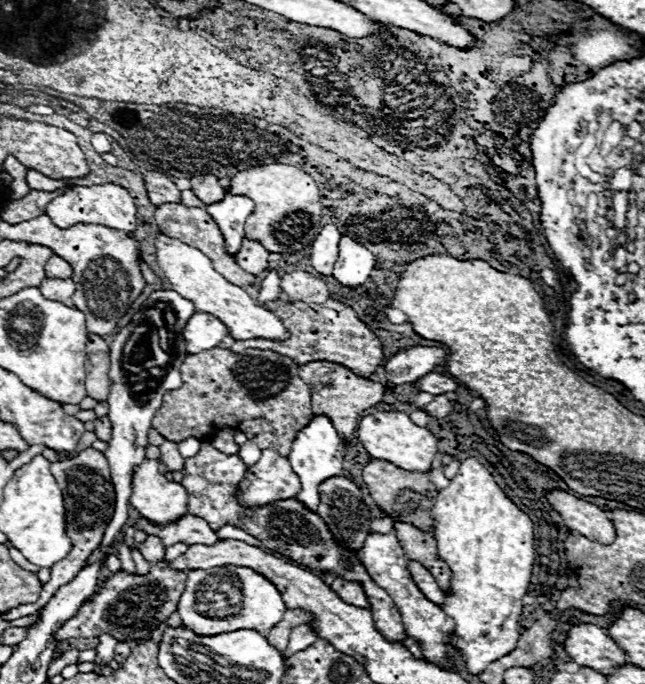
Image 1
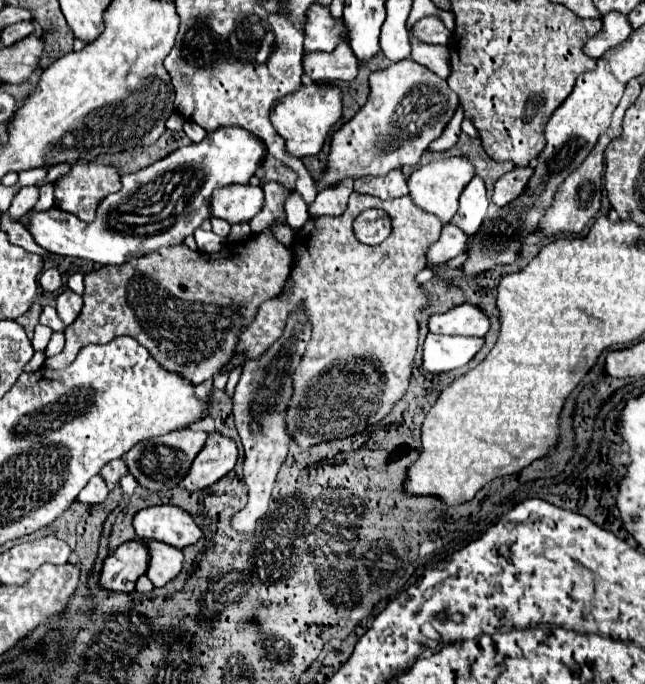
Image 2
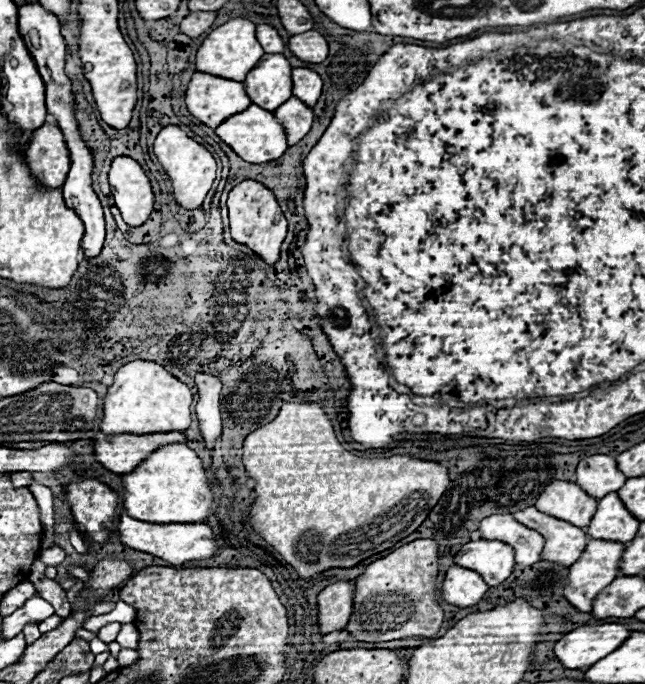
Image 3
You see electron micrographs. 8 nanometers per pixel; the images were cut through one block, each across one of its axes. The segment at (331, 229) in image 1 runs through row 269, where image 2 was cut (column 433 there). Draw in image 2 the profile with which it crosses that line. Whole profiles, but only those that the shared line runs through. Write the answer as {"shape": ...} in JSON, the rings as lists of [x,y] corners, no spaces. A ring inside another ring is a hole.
{"shape":[[[460,304],[444,314],[434,314],[428,320],[428,330],[434,334],[484,336],[490,328],[486,314],[474,304]]]}

